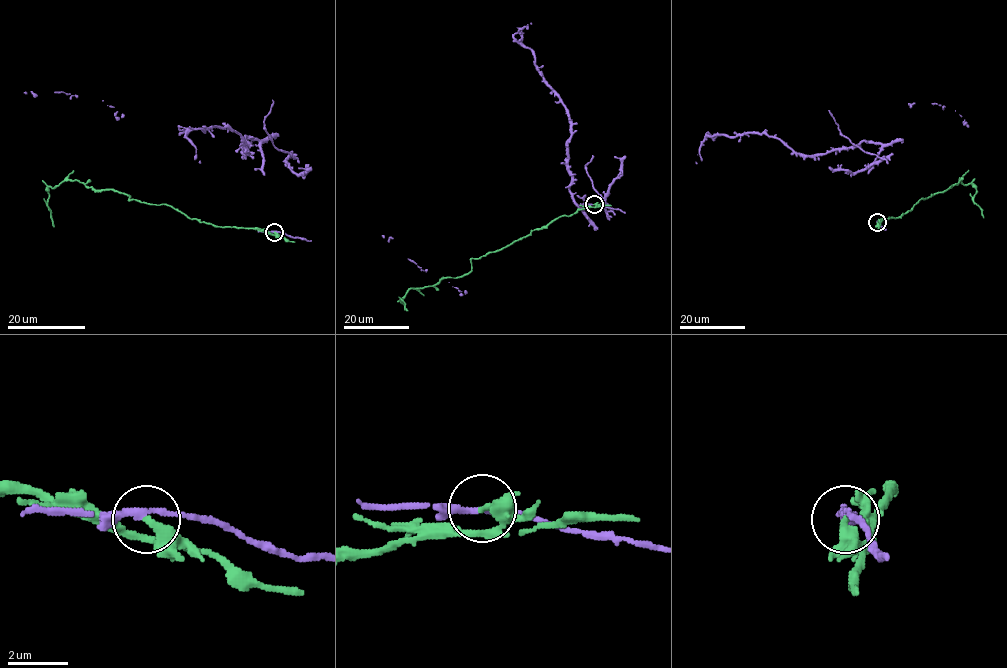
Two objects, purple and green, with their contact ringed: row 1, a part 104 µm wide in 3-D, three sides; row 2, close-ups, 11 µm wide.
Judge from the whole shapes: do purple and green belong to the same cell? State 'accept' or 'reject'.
reject

